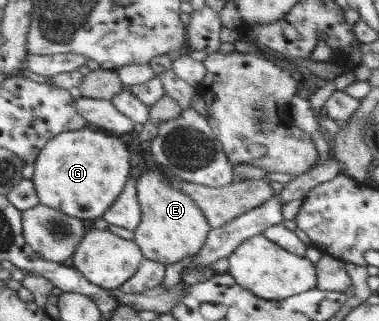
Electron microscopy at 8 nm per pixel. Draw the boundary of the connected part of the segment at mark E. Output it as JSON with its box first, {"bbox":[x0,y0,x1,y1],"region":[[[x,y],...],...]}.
{"bbox":[131,164,275,264],"region":[[[154,164],[141,173],[136,181],[141,220],[131,237],[144,259],[161,264],[173,264],[195,255],[204,246],[208,232],[223,226],[249,209],[266,203],[275,195],[266,179],[234,181],[223,188],[215,188],[175,180],[166,176]]]}

